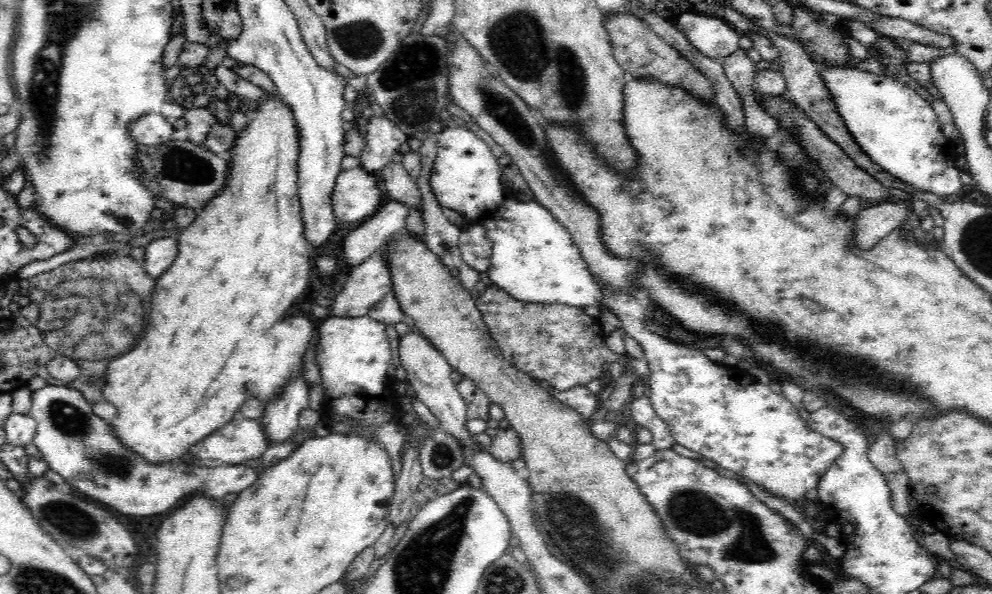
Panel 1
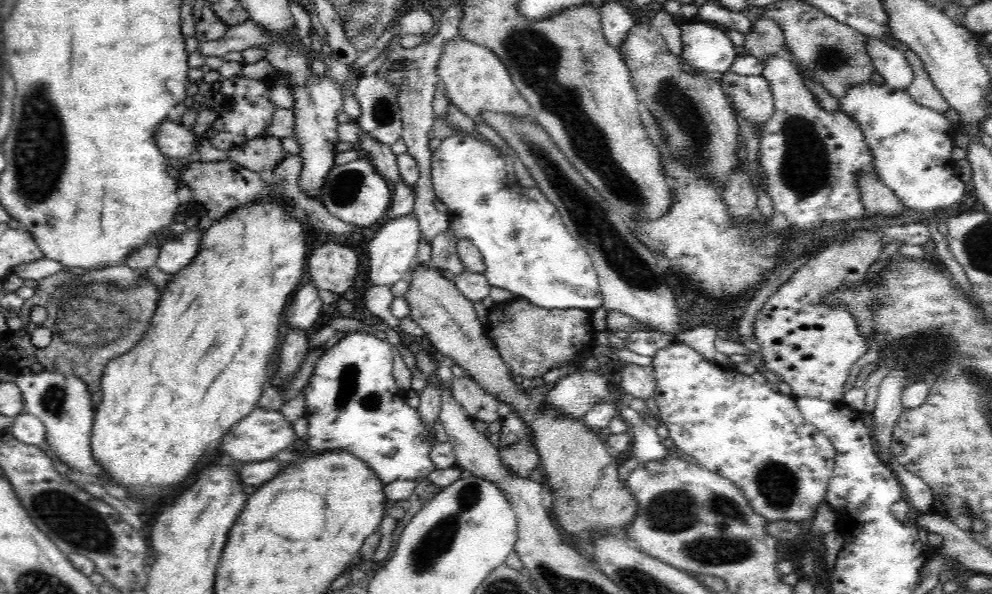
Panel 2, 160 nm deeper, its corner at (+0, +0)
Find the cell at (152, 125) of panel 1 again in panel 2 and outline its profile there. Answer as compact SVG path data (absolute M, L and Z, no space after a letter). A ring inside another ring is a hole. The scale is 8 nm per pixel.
M171 119L162 120L154 132L154 141L160 151L170 158L189 158L198 149L198 135Z

